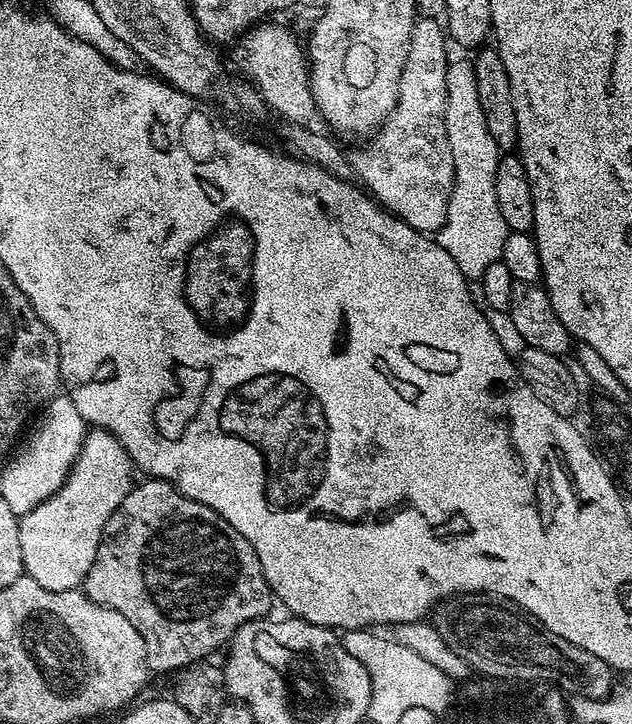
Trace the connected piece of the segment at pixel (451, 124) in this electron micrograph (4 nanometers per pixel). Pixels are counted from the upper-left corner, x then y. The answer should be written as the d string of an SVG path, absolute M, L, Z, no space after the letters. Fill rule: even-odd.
M453 59L448 66L448 73L446 74L446 138L450 138L450 154L454 154L454 190L450 194L450 206L446 210L446 222L440 227L439 232L435 233L434 238L440 243L442 250L446 250L446 254L450 254L450 258L454 258L454 262L458 262L458 270L462 270L462 274L467 276L469 281L476 282L479 281L482 274L486 274L486 269L489 266L501 263L503 247L506 246L509 231L506 222L502 222L502 214L498 211L498 194L494 190L494 178L502 153L494 142L490 129L486 127L486 118L482 115L482 106L478 103L478 86L474 82L474 70L467 59L465 61Z

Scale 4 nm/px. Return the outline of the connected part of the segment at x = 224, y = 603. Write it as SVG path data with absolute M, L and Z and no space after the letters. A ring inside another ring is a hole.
M155 478L141 479L108 519L100 549L86 574L82 591L95 604L118 610L142 634L148 667L153 673L183 670L203 661L212 648L223 649L246 622L261 619L274 604L272 588L262 574L254 546L210 506L183 496L174 485Z

